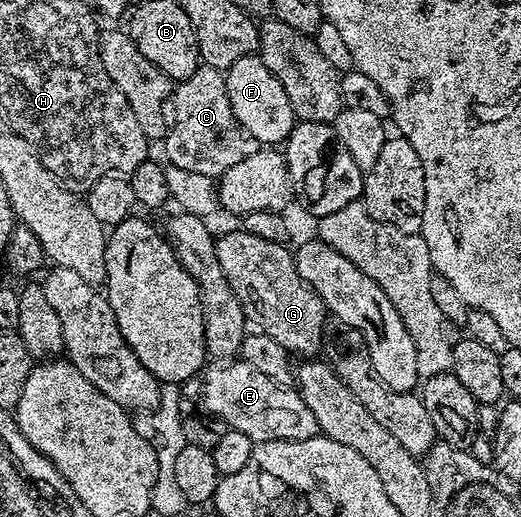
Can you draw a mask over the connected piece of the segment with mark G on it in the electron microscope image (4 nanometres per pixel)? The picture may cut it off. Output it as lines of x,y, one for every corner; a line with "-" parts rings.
242,228
218,235
215,247
221,272
225,272
225,280
229,280
229,288
233,288
248,323
258,333
273,336
292,356
318,355
315,353
323,346
323,329
327,326
329,311
309,280
297,272
294,253
287,251
284,244
261,240

